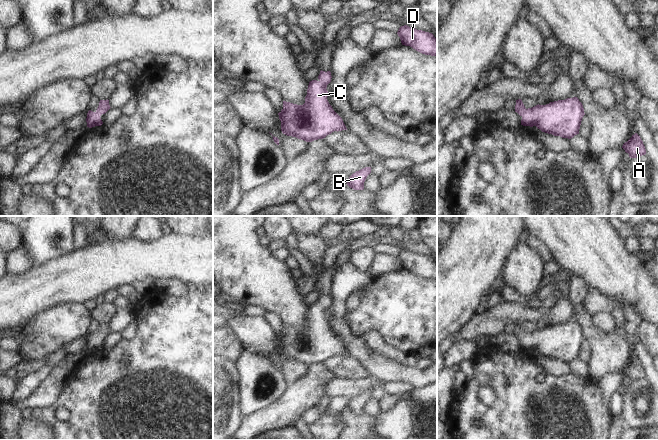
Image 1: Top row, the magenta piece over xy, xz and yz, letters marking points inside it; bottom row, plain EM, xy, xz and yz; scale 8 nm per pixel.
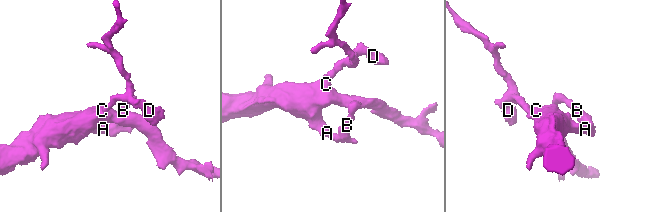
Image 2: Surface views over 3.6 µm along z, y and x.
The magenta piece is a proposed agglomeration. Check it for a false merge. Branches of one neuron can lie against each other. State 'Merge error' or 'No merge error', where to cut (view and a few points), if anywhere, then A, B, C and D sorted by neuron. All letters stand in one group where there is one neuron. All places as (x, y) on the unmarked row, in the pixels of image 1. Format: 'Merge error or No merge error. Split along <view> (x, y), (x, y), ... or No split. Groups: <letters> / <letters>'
No merge error. No split. Groups: A B C D.

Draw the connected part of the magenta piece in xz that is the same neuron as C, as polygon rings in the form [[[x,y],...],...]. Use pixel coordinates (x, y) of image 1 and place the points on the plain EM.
[[[321,294],[319,304],[309,306],[303,329],[283,325],[283,333],[278,337],[283,358],[312,366],[334,355],[347,354],[327,324],[329,317],[326,312],[331,302],[330,295]]]

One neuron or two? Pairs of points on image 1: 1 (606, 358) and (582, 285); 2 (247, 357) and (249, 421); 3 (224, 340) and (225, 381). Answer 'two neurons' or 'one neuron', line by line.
1: one neuron
2: two neurons
3: two neurons

